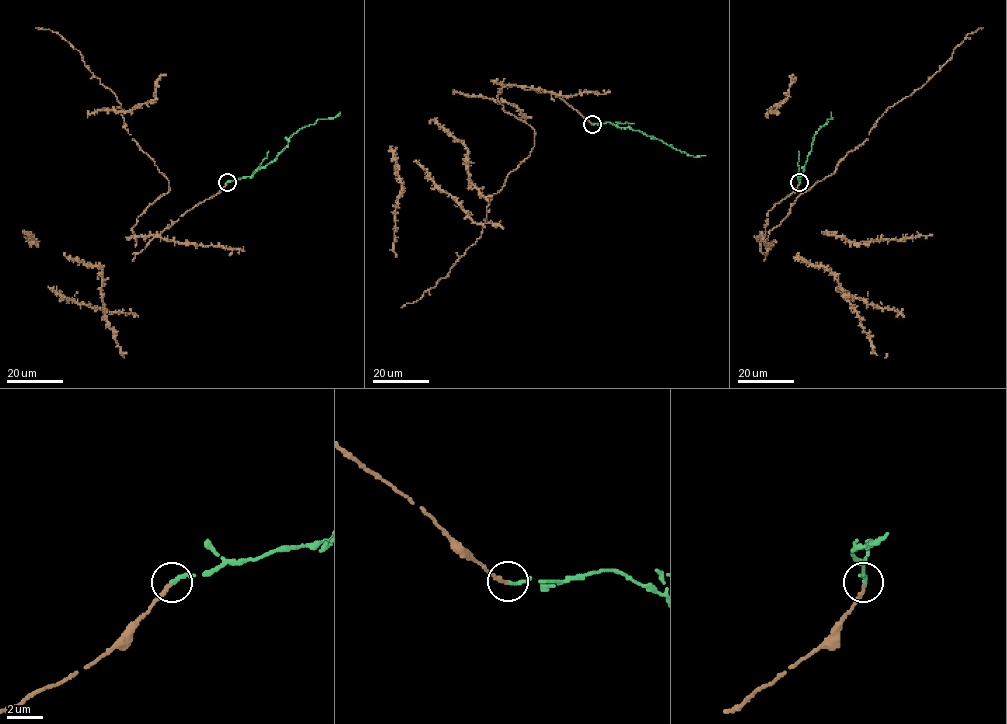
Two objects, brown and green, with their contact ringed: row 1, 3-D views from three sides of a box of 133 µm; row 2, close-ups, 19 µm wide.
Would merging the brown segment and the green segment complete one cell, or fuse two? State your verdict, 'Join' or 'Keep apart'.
Join

